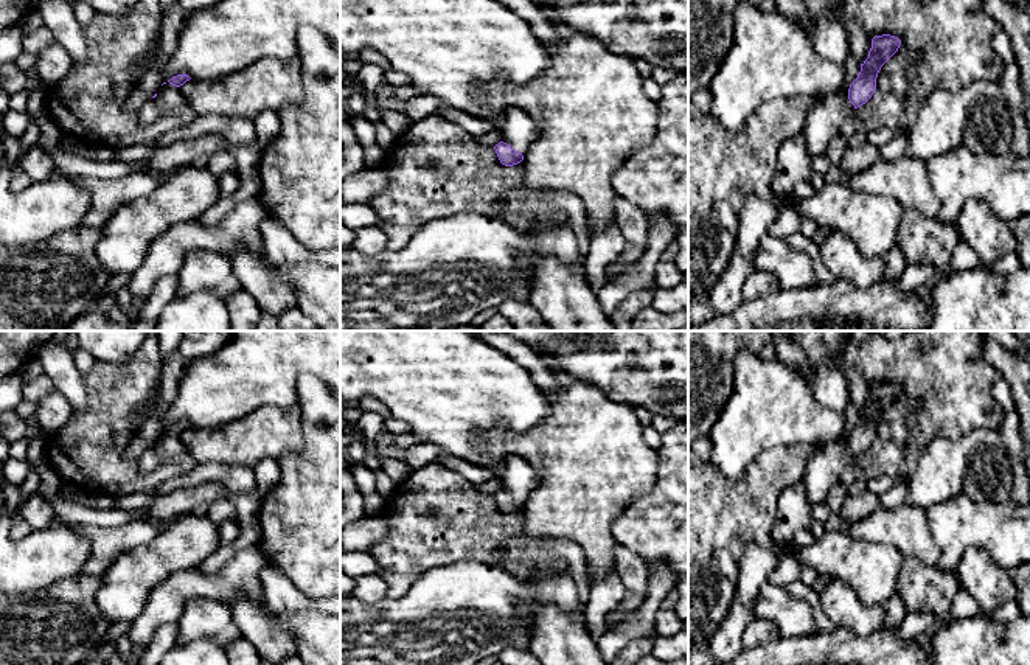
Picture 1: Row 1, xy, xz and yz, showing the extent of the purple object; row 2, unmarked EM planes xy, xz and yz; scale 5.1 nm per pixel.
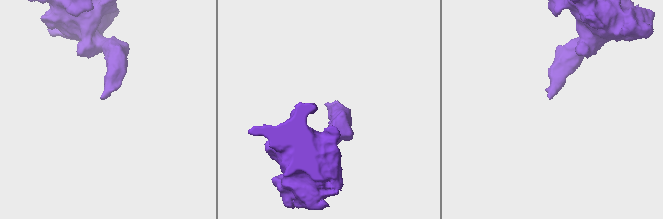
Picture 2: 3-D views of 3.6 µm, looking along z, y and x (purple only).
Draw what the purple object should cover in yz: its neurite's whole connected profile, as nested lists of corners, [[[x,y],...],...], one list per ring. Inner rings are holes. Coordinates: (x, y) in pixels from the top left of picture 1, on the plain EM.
[[[875,384],[868,406],[861,412],[861,420],[850,437],[814,444],[803,477],[806,497],[813,505],[823,503],[831,488],[840,483],[842,472],[872,446],[881,415],[898,399],[900,393],[901,388],[895,384]]]

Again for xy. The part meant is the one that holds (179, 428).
[[[177,423],[163,430],[158,440],[138,458],[138,474],[148,475],[162,465],[174,463],[180,457],[190,455],[179,437],[190,427],[188,423]]]

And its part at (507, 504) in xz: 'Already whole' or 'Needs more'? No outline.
Needs more

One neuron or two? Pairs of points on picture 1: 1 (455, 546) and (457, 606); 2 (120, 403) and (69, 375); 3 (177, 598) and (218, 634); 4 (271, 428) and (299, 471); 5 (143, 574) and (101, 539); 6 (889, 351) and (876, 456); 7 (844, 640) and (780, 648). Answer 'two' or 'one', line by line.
1: two
2: two
3: two
4: two
5: two
6: one
7: one

